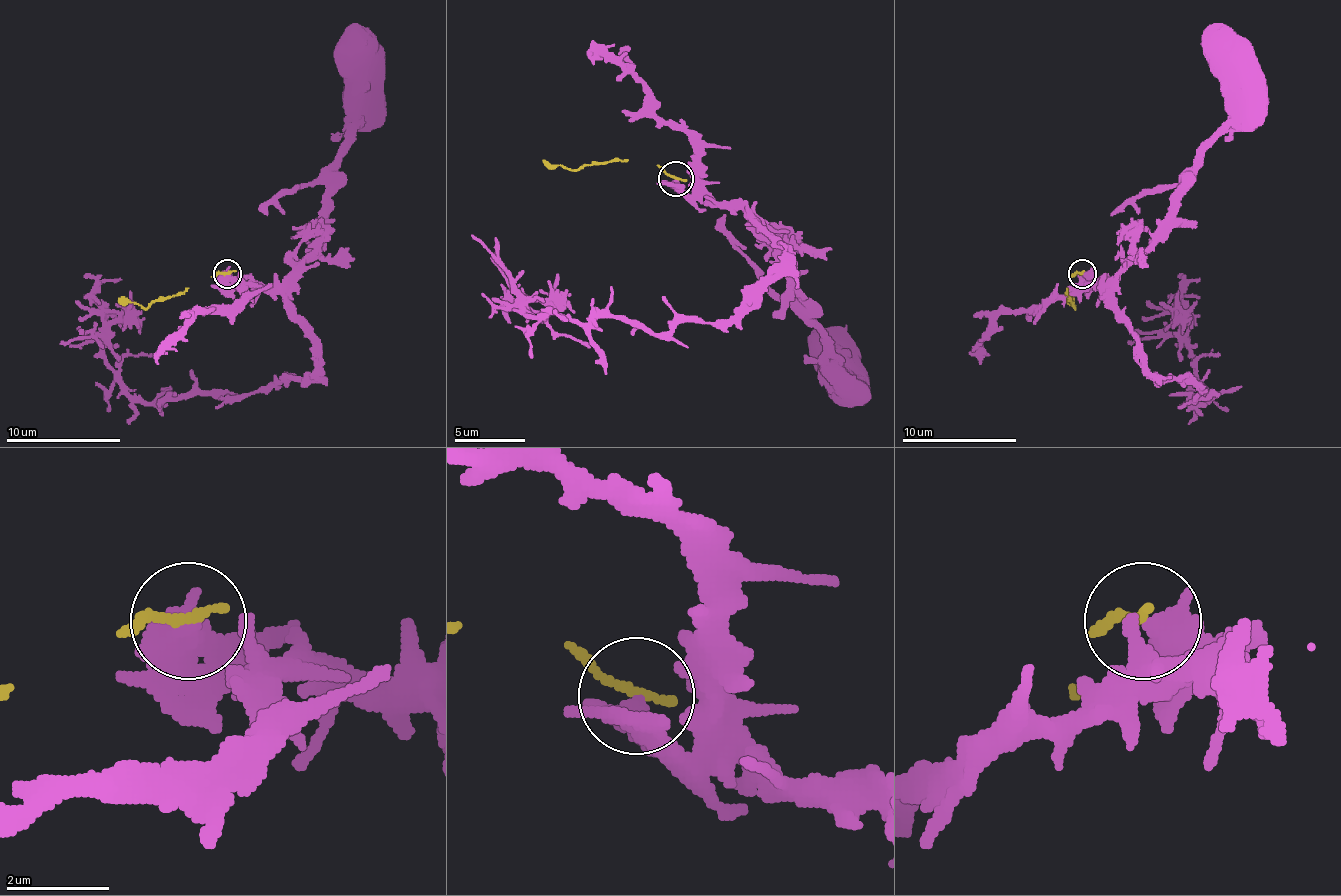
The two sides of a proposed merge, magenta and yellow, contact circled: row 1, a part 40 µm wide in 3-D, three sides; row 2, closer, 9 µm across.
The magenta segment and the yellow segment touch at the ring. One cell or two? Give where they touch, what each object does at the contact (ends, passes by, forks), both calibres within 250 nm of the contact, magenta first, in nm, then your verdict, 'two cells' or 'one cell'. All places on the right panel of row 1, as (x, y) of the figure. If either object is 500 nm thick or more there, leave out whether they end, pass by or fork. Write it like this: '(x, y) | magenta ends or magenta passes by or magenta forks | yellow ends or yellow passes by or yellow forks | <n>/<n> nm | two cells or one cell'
(1082, 274) | 550/200 nm | two cells

